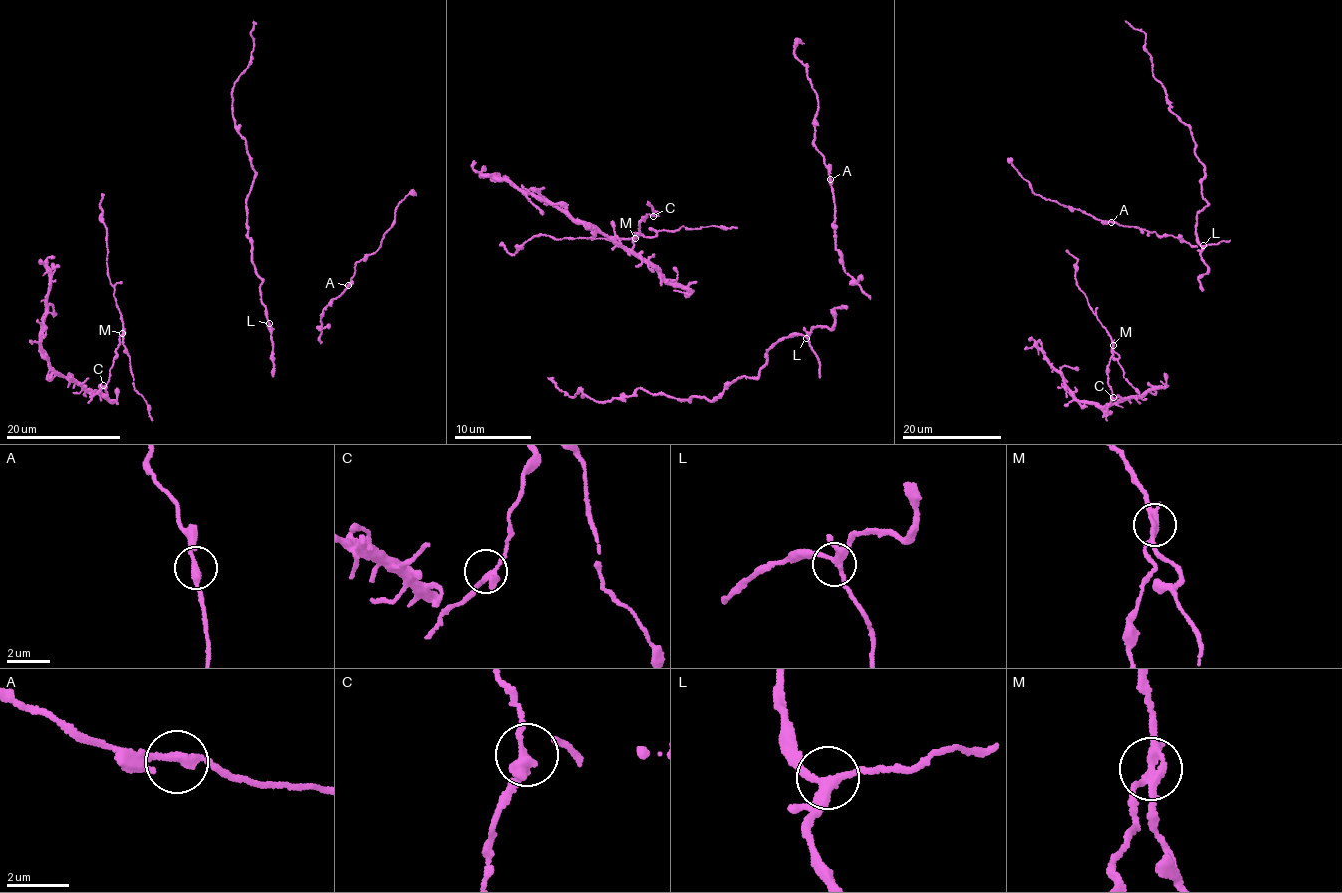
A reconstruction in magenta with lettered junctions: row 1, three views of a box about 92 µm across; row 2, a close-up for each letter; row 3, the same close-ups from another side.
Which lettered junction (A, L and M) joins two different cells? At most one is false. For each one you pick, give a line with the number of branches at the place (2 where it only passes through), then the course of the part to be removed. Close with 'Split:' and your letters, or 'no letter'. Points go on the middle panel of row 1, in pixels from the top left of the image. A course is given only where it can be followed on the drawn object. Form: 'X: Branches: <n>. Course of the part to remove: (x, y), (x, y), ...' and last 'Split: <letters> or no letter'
M: Branches: 3. Course of the part to remove: (636, 238), (634, 234), (641, 231), (640, 222), (647, 215), (656, 213), (648, 202)
Split: M

